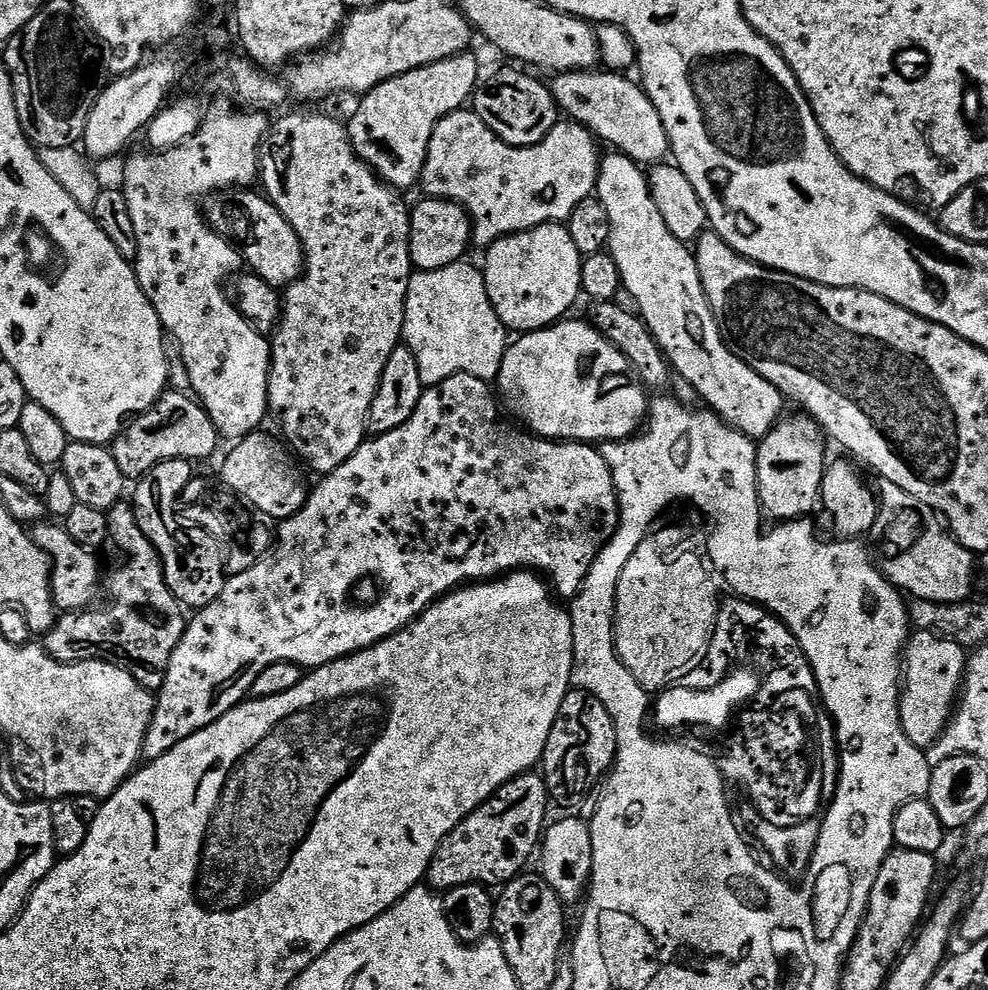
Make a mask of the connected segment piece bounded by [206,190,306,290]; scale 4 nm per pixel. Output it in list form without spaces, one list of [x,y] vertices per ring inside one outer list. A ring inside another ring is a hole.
[[[232,190],[213,199],[212,213],[209,211],[206,219],[217,232],[221,234],[232,232],[233,241],[244,240],[242,260],[247,267],[248,264],[252,267],[249,269],[255,275],[270,282],[270,286],[274,286],[277,290],[287,289],[289,284],[299,280],[304,274],[306,263],[304,248],[290,222],[286,222],[284,215],[272,205],[267,195],[252,191],[256,190]]]

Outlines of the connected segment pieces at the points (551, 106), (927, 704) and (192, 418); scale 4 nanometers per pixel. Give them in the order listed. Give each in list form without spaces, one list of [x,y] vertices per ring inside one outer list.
[[[512,68],[496,72],[487,80],[488,77],[474,93],[474,111],[502,142],[515,148],[529,148],[542,142],[561,119],[562,113],[547,83]]]
[[[913,631],[902,657],[900,721],[902,730],[914,746],[927,750],[948,727],[966,675],[969,653],[959,642],[935,631]]]
[[[165,390],[153,408],[131,417],[120,435],[112,441],[110,450],[114,454],[114,462],[118,462],[118,470],[122,470],[125,481],[139,480],[141,476],[154,470],[158,462],[204,460],[207,456],[214,455],[216,443],[221,443],[222,437],[212,419],[208,417],[207,410],[200,405],[200,401],[187,391],[172,391]]]

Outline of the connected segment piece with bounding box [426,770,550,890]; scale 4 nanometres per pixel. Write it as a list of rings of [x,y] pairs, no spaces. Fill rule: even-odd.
[[[539,771],[524,772],[497,790],[485,804],[479,804],[454,831],[441,842],[428,864],[427,883],[436,890],[454,886],[483,884],[503,886],[521,875],[528,859],[537,855],[546,831],[550,797]]]

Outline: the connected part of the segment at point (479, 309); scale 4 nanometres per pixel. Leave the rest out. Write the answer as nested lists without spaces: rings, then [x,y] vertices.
[[[469,262],[451,264],[442,270],[413,271],[406,294],[403,347],[418,358],[418,374],[426,386],[446,382],[458,374],[470,374],[479,380],[495,381],[500,375],[502,358],[510,347],[510,332],[498,318],[486,290],[483,271]]]

